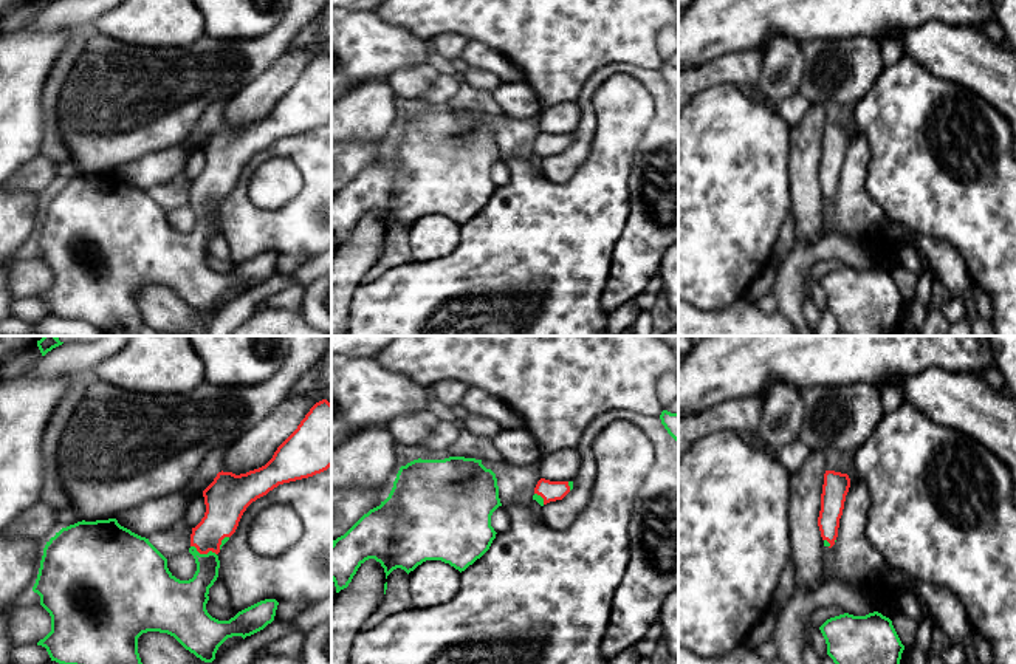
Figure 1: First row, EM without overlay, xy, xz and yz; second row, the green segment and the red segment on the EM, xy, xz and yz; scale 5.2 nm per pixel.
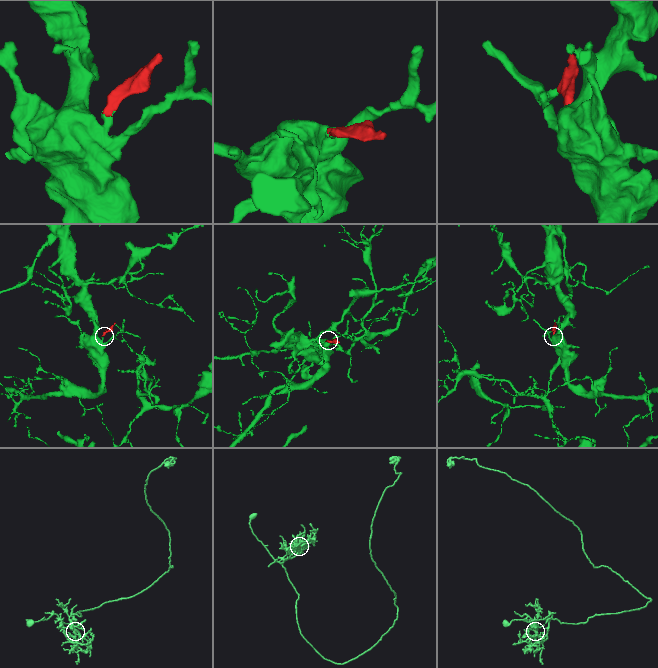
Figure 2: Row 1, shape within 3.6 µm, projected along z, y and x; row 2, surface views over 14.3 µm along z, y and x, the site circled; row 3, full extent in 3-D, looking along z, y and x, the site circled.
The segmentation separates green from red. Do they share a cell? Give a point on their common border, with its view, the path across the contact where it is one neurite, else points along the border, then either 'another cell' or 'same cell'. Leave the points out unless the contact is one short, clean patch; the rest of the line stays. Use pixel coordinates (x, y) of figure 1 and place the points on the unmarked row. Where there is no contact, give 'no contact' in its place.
xy (203, 208) | across xy (186, 253), (203, 232), (203, 208), (206, 192), (223, 164) | same cell

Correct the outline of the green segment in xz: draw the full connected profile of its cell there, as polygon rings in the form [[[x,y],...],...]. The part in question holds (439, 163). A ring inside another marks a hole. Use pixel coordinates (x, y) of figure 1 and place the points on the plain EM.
[[[449,110],[414,113],[401,119],[389,150],[364,167],[331,197],[331,234],[336,246],[347,241],[369,212],[381,217],[387,229],[401,221],[407,228],[426,214],[441,214],[460,226],[480,212],[496,192],[493,166],[502,159],[496,127],[482,113]]]

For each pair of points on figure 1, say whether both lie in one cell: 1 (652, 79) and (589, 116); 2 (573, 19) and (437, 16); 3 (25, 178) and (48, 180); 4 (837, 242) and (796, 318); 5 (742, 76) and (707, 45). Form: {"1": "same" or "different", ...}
{"1": "same", "2": "same", "3": "same", "4": "same", "5": "different"}

